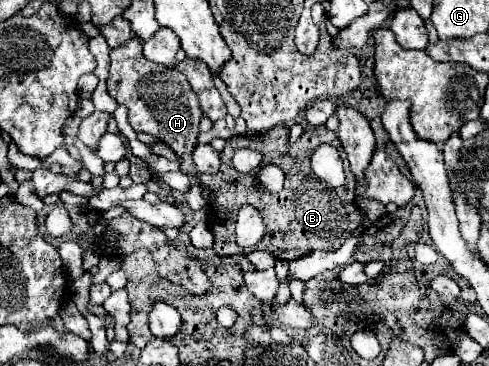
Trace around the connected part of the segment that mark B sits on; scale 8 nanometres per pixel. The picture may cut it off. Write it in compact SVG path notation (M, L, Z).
M277 126L277 128L271 128L267 134L253 136L251 140L245 138L243 142L245 146L259 150L263 154L261 166L275 164L285 174L285 186L279 194L271 194L269 190L263 190L263 188L259 188L257 192L253 188L255 182L251 182L249 186L253 196L253 202L249 204L253 204L261 212L261 218L265 222L265 236L251 250L265 250L265 252L269 250L269 254L273 254L277 260L295 260L313 250L337 250L361 224L361 214L353 204L357 182L355 182L355 176L349 172L351 168L349 166L345 168L347 180L341 188L331 188L329 184L319 180L311 168L311 154L319 144L329 142L337 146L339 152L343 152L335 132L329 132L323 126L311 128L311 130L305 130L299 140L291 142L289 128Z

